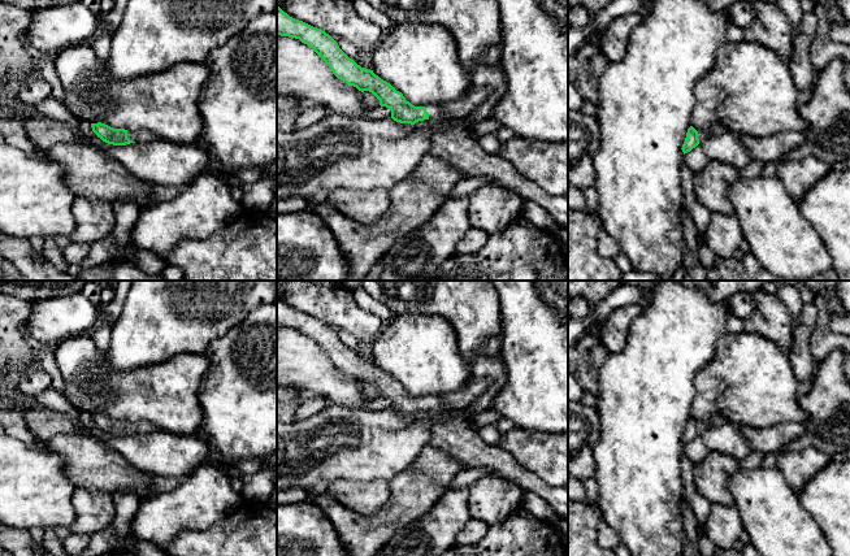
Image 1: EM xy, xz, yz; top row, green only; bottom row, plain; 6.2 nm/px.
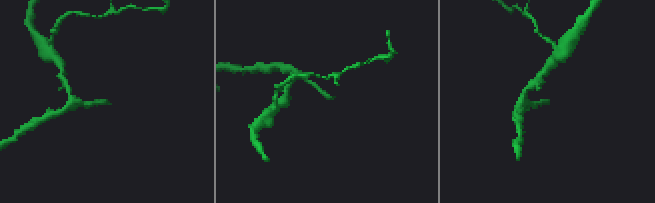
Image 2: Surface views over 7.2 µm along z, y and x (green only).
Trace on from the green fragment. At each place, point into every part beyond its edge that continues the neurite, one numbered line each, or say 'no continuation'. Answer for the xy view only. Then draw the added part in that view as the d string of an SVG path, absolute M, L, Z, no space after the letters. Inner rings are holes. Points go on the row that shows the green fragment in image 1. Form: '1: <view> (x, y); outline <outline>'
1: xy (141, 135); outline M147 130L127 131L127 138L133 142L148 142L155 139L155 135Z

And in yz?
1: yz (703, 134); outline M712 129L698 131L698 139L699 139L699 142L703 142L703 140L711 138L711 136L712 136Z

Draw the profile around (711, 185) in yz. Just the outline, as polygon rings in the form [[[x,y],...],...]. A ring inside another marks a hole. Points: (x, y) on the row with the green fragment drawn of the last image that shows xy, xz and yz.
[[[721,161],[708,162],[693,177],[698,201],[711,212],[734,214],[729,201],[729,186],[738,178],[738,170]]]

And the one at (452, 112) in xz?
[[[470,84],[467,94],[456,100],[441,104],[439,130],[460,125],[460,121],[480,107],[493,91],[489,87],[474,87]]]

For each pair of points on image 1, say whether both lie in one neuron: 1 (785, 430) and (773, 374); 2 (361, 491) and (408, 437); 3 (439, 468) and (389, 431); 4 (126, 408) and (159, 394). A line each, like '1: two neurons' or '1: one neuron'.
1: two neurons
2: two neurons
3: two neurons
4: one neuron

